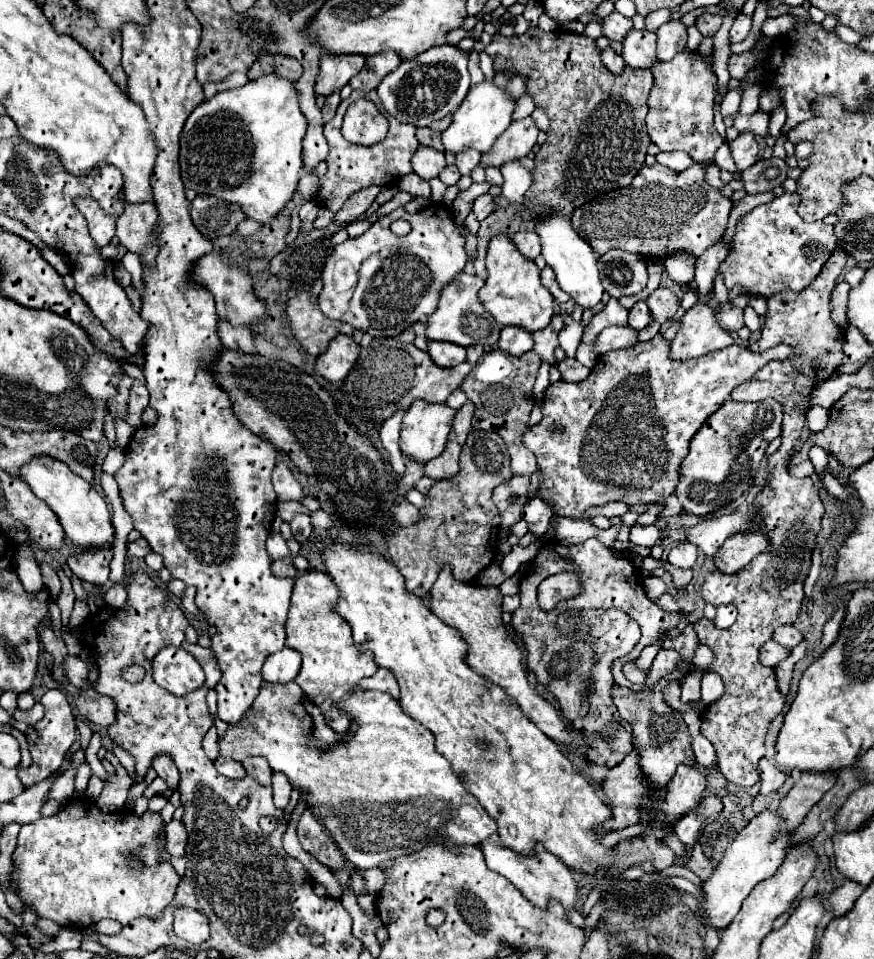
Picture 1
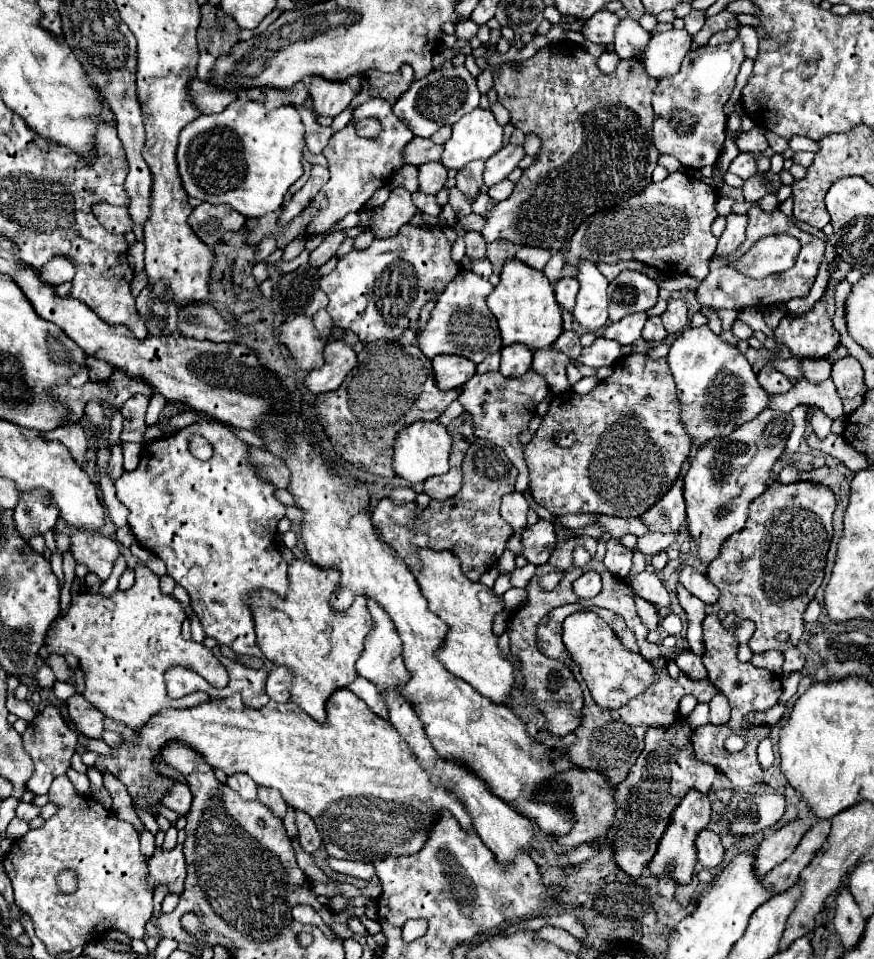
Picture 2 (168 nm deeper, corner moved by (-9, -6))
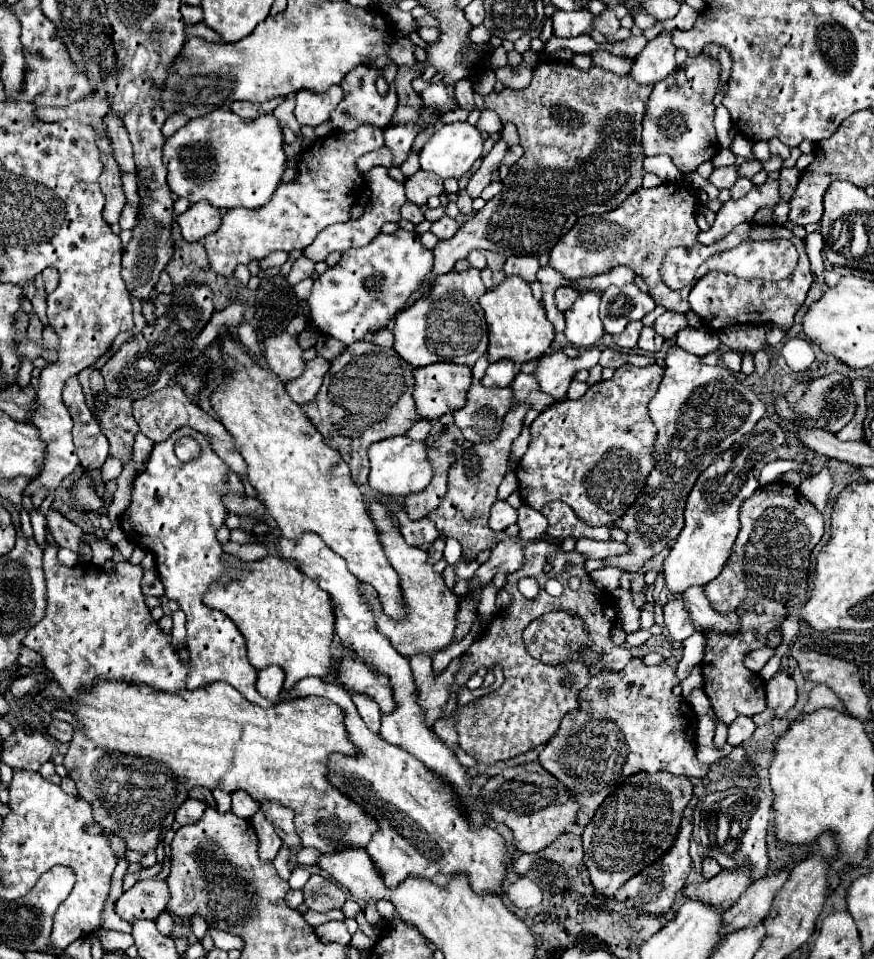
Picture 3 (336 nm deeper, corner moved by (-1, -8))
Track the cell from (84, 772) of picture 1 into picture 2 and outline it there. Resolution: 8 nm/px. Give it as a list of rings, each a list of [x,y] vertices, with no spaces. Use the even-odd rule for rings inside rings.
[[[69,771],[67,773],[67,777],[71,779],[71,783],[73,783],[73,787],[77,789],[77,793],[79,795],[85,795],[85,797],[89,797],[91,795],[91,789],[89,789],[89,779],[85,777],[85,775],[81,775],[81,773],[77,773],[77,771]]]

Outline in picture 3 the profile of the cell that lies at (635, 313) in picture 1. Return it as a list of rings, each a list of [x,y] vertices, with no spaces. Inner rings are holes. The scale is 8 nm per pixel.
[[[643,327],[641,337],[639,337],[639,349],[655,353],[655,351],[661,349],[661,345],[663,345],[663,337],[657,335],[653,327]]]

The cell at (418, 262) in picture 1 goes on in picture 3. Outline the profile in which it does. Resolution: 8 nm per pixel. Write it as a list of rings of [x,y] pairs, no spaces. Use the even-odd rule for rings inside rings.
[[[403,229],[393,235],[381,233],[367,247],[349,249],[343,253],[341,261],[327,269],[315,279],[311,297],[307,299],[311,307],[311,323],[345,345],[363,341],[367,335],[389,327],[397,313],[407,309],[407,301],[413,291],[417,291],[425,277],[433,269],[433,251],[423,247],[419,235],[407,233]]]

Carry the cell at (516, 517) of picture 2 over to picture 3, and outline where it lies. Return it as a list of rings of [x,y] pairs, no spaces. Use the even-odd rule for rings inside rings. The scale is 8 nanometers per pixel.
[[[495,501],[491,507],[491,517],[489,517],[489,525],[493,531],[503,531],[509,525],[517,523],[517,509],[513,509],[507,501]]]

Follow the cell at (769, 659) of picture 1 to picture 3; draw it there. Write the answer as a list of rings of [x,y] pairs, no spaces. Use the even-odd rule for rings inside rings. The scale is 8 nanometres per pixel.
[[[763,647],[763,649],[757,649],[757,651],[753,651],[751,655],[747,655],[747,659],[745,659],[745,667],[749,667],[749,671],[753,671],[753,673],[759,673],[765,665],[767,665],[767,661],[773,657],[773,649],[771,647]]]

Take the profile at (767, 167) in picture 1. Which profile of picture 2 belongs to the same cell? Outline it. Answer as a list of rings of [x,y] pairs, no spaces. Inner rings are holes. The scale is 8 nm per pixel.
[[[765,171],[765,173],[753,175],[751,179],[745,181],[745,185],[743,185],[743,195],[745,195],[745,201],[755,203],[755,201],[759,201],[763,195],[767,195],[767,193],[777,193],[779,187],[781,187],[779,175],[775,175],[775,173],[771,173],[771,171]]]

